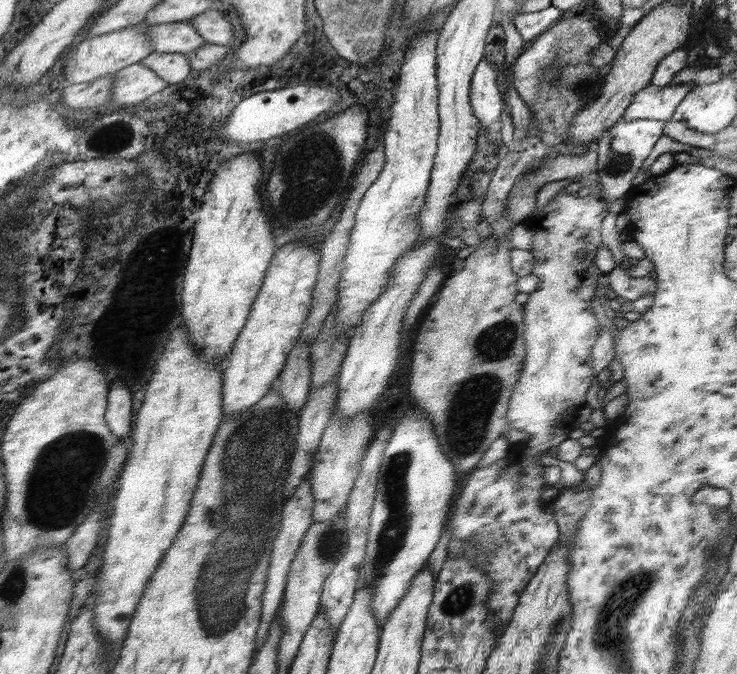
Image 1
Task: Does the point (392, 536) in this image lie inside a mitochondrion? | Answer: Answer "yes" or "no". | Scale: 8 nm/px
yes

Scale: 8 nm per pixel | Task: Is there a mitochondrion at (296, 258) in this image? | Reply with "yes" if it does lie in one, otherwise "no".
no

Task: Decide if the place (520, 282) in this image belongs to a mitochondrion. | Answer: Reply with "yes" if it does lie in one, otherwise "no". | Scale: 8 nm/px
no

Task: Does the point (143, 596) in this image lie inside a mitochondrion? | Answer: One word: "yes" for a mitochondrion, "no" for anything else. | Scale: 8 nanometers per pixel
no

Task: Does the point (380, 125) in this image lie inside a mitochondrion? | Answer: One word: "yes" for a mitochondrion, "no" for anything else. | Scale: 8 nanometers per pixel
no

